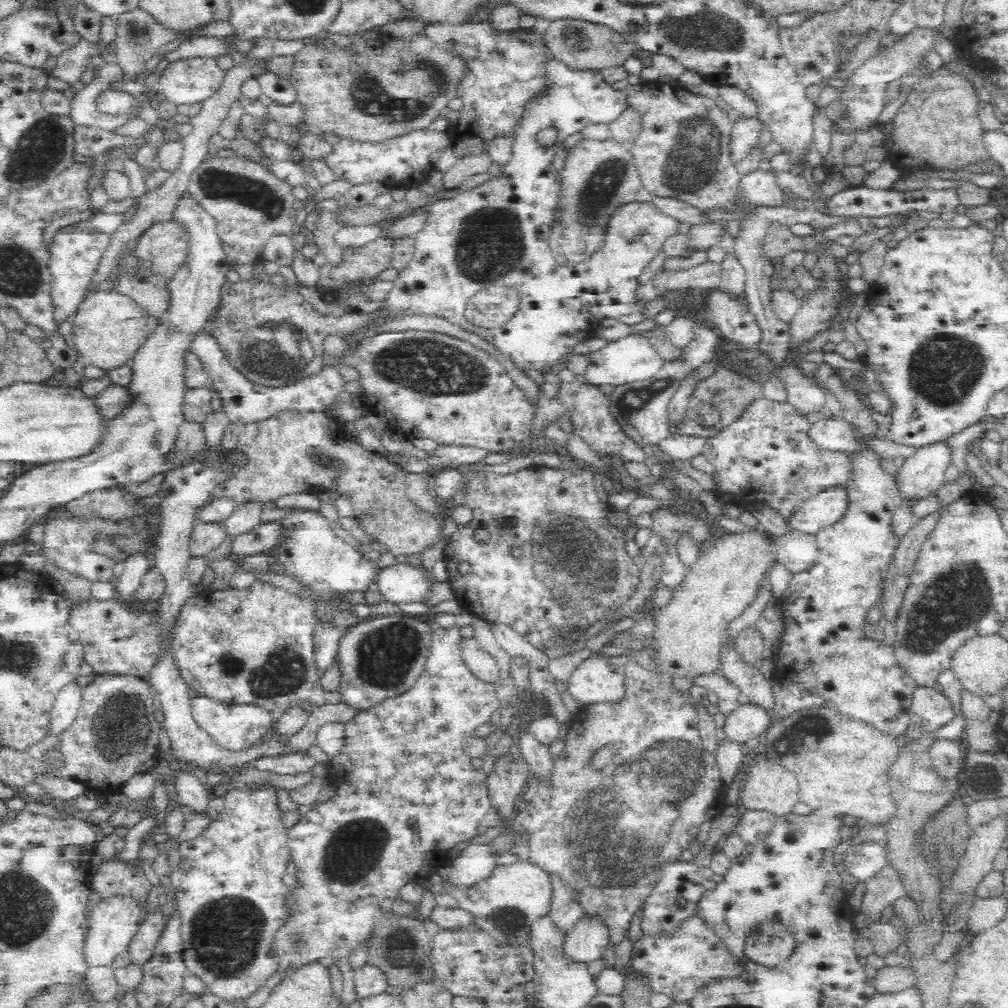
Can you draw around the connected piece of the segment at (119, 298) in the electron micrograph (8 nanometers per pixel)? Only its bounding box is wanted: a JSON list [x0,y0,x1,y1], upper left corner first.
[70,289,148,370]

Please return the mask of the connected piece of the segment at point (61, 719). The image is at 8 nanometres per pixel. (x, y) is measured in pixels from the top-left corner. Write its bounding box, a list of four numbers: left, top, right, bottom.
[49,681,84,732]

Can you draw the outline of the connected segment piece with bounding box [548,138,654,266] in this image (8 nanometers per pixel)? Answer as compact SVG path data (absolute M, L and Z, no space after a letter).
M613 138L598 142L596 140L582 139L566 153L564 166L556 171L559 186L559 198L553 210L553 224L550 228L548 242L558 260L558 264L578 264L588 260L594 252L604 250L608 240L608 228L612 218L618 214L620 208L626 204L638 202L640 204L653 204L654 194L648 192L641 181L636 165L633 164L632 155L624 142L618 143Z

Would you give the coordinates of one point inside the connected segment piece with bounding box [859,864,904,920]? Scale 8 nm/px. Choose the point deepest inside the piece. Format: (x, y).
(884, 887)

